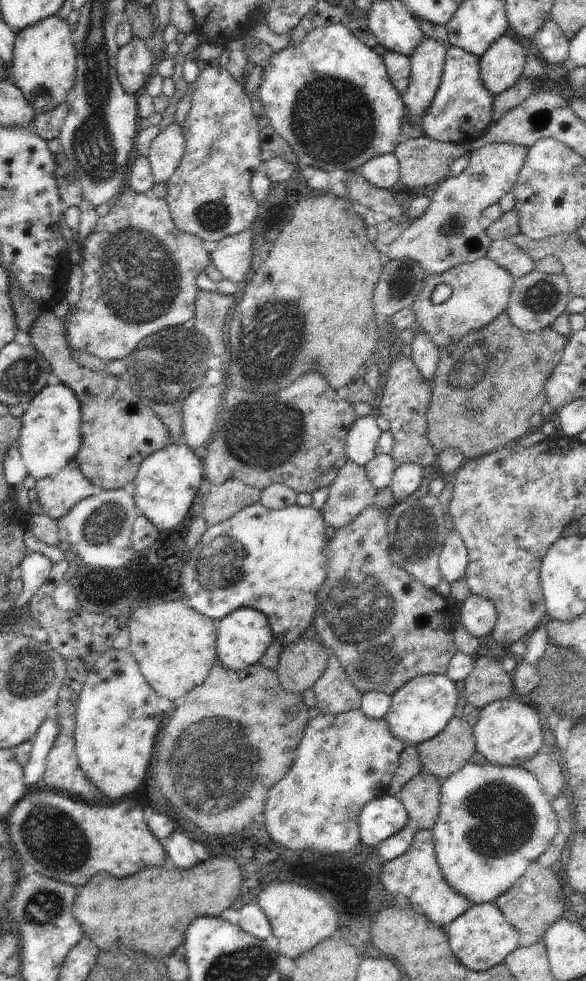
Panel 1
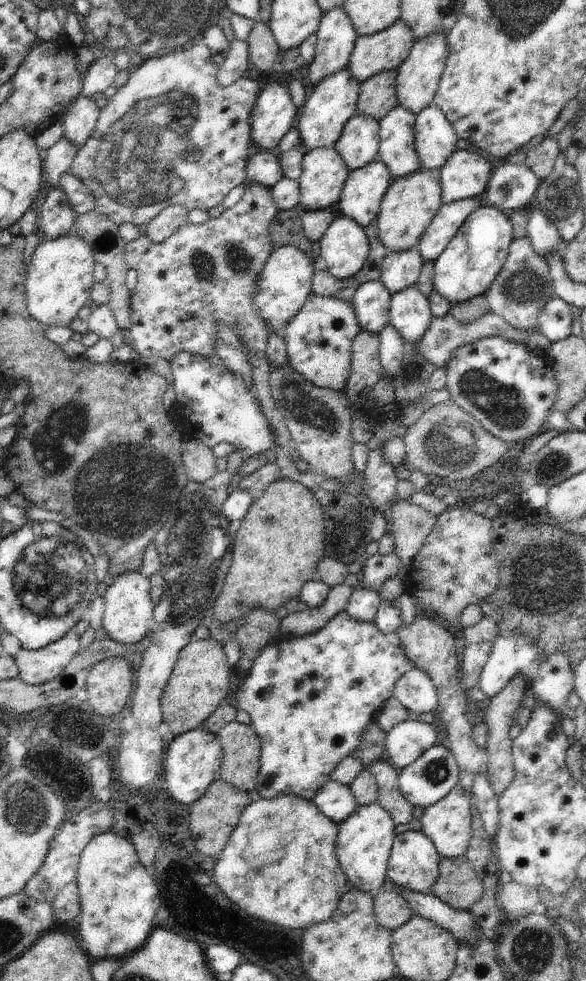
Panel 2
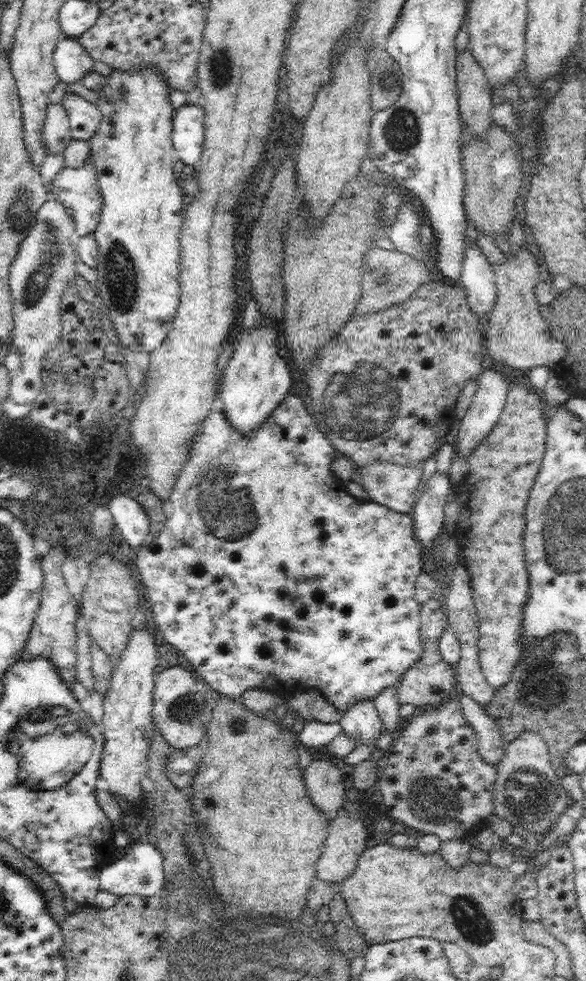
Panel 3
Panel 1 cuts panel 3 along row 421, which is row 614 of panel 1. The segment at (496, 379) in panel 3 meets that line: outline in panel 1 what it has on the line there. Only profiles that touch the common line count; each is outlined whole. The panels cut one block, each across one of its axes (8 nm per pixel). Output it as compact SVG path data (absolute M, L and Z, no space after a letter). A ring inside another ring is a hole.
M470 595L466 602L460 605L462 626L474 636L480 638L491 634L496 624L496 606L492 600L482 596Z

